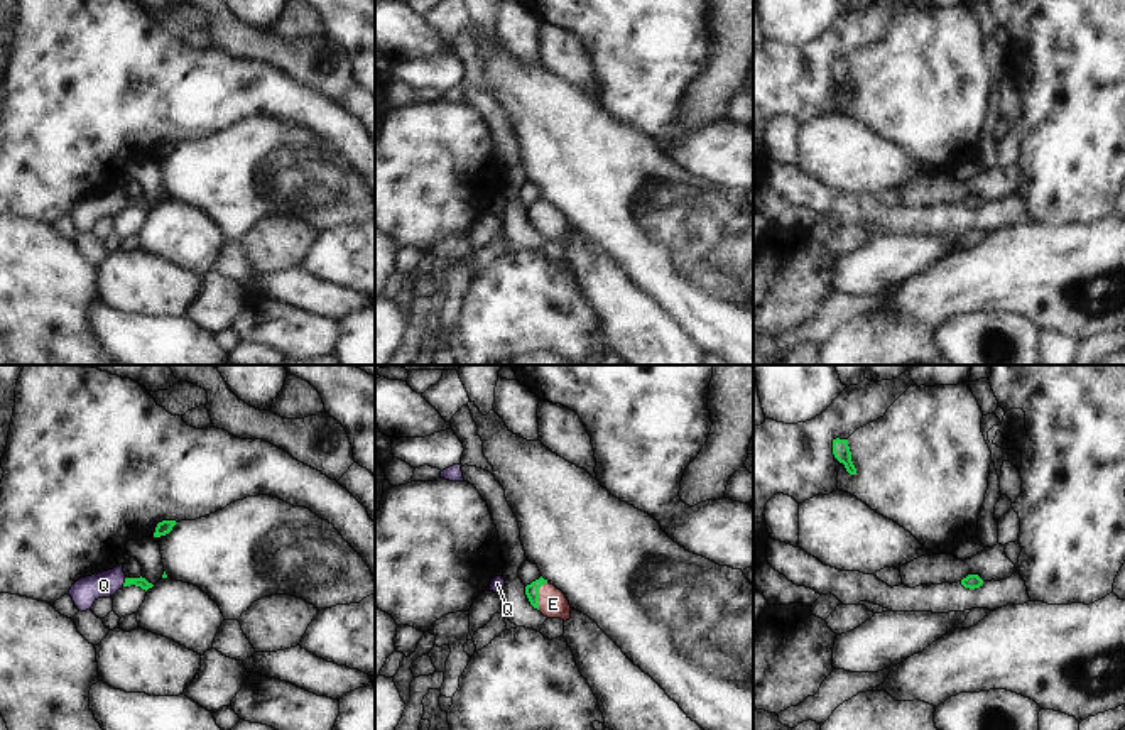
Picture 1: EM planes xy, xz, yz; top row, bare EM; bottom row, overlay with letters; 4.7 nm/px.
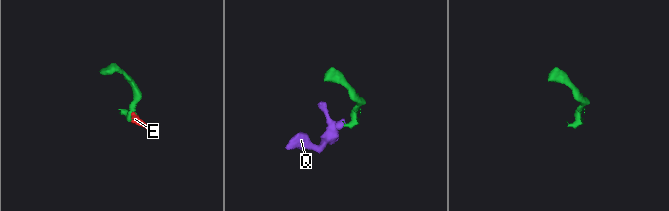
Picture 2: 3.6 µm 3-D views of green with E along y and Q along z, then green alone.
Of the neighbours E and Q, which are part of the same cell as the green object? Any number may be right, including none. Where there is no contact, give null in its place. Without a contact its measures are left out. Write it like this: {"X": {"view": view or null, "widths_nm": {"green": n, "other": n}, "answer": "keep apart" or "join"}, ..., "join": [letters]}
{"E": {"view": "xz", "widths_nm": {"green": 60, "other": 140}, "answer": "join"}, "Q": {"view": "xy", "widths_nm": {"green": 50, "other": 130}, "answer": "join"}, "join": ["E", "Q"]}

